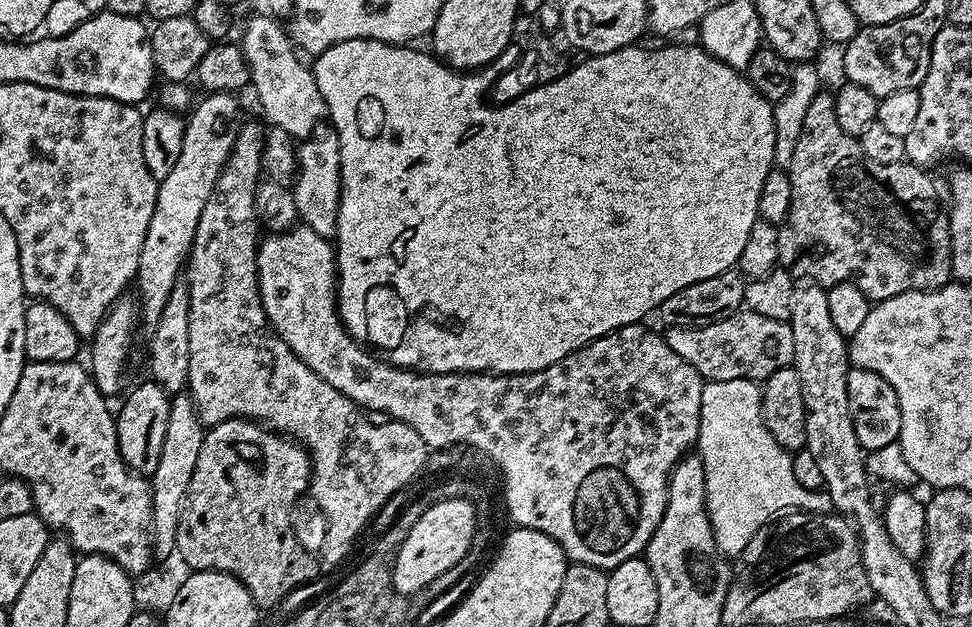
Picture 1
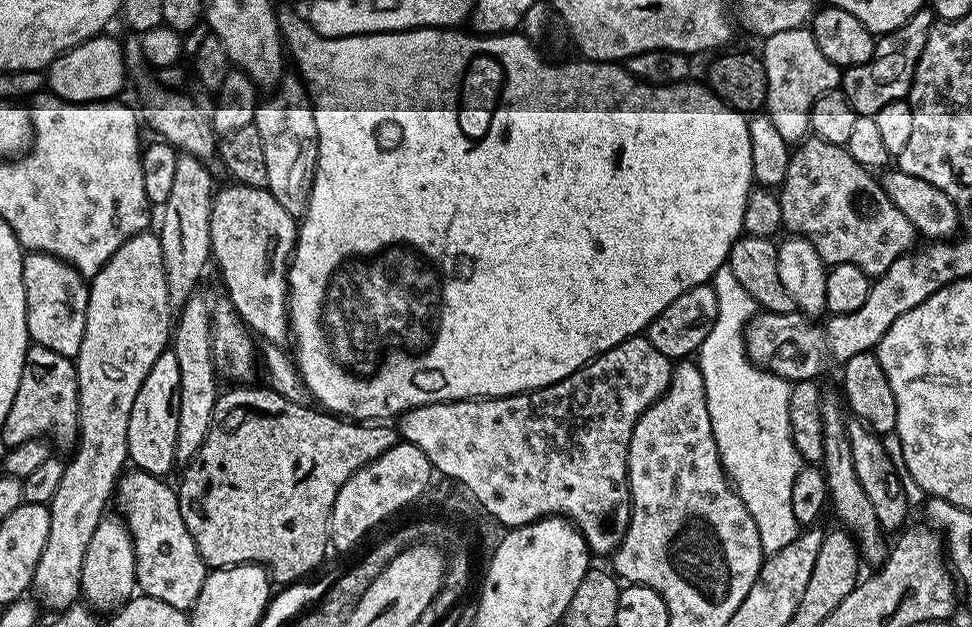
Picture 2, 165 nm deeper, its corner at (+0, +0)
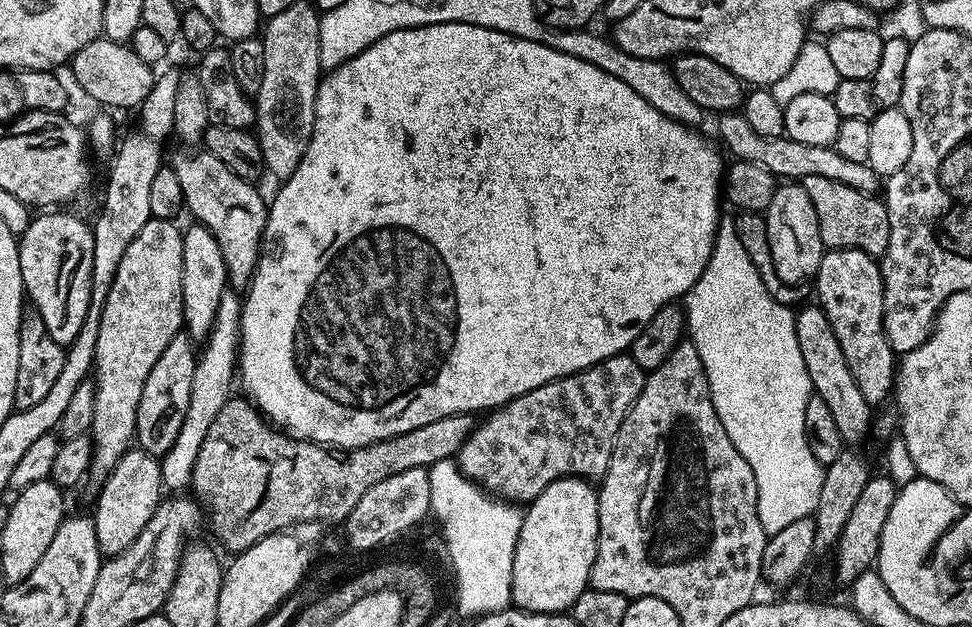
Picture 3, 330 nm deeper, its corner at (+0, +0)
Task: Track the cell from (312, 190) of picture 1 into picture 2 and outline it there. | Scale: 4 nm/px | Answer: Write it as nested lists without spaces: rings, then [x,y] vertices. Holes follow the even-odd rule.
[[[285,75],[276,85],[271,93],[272,100],[261,99],[257,103],[254,123],[261,138],[268,192],[278,198],[278,203],[291,216],[300,218],[308,208],[314,186],[318,162],[318,126],[314,122],[313,105],[303,79],[291,75]]]

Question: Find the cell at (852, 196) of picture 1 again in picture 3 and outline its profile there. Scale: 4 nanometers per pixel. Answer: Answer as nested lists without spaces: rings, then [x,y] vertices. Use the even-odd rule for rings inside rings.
[[[806,178],[802,181],[810,202],[814,202],[814,214],[818,214],[818,230],[822,234],[825,249],[853,248],[877,258],[883,257],[890,242],[890,218],[888,208],[879,195],[862,190],[850,190],[842,182],[830,182],[830,178]]]

